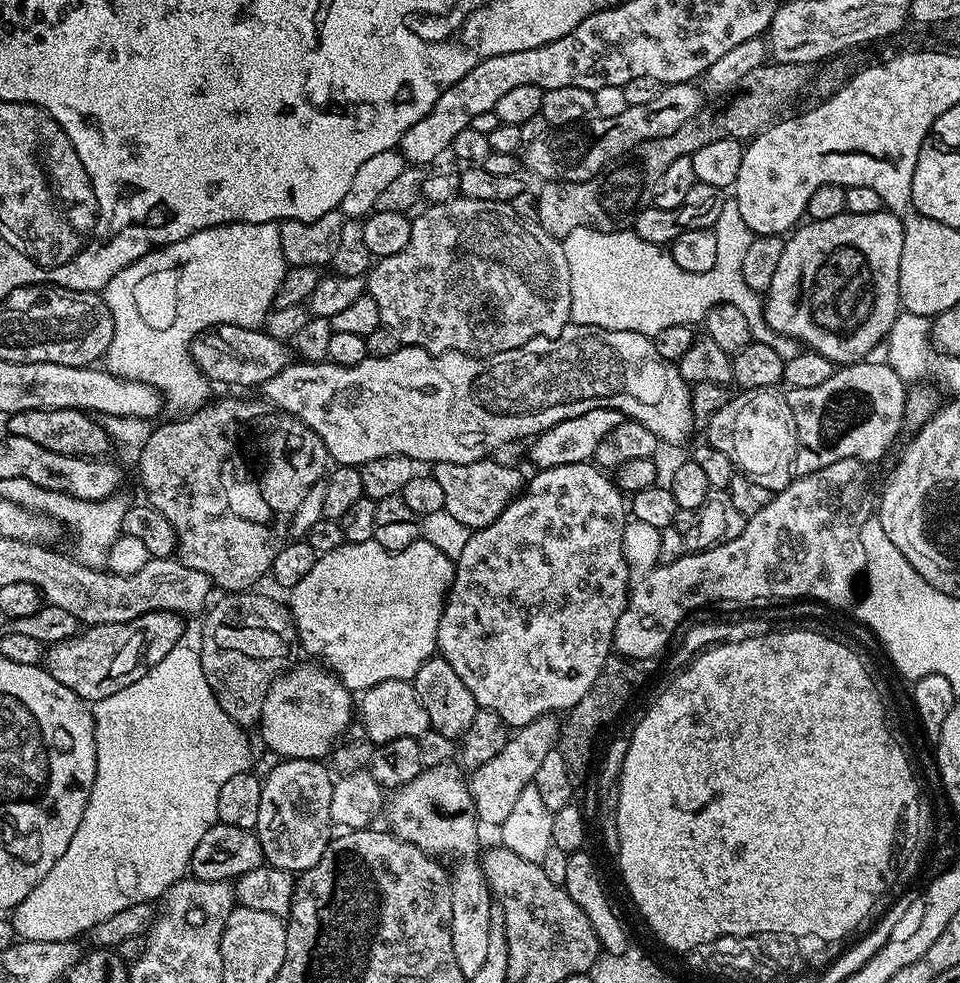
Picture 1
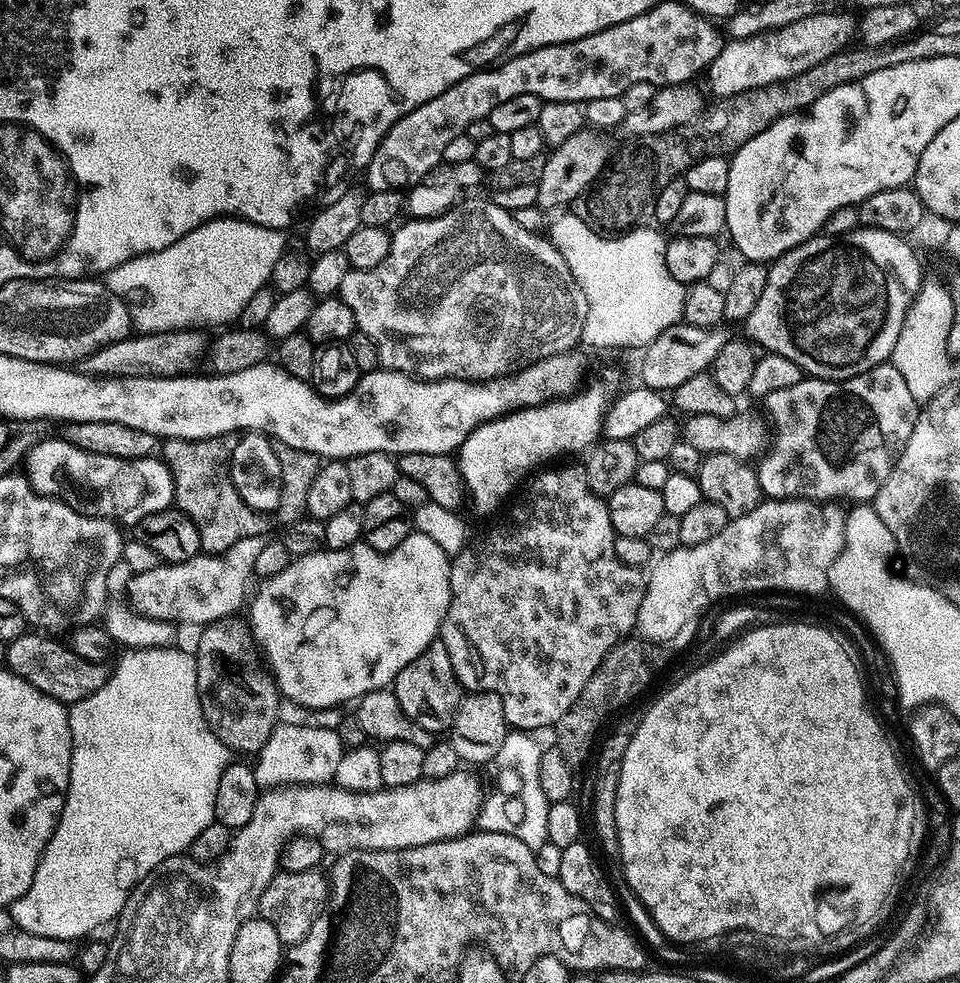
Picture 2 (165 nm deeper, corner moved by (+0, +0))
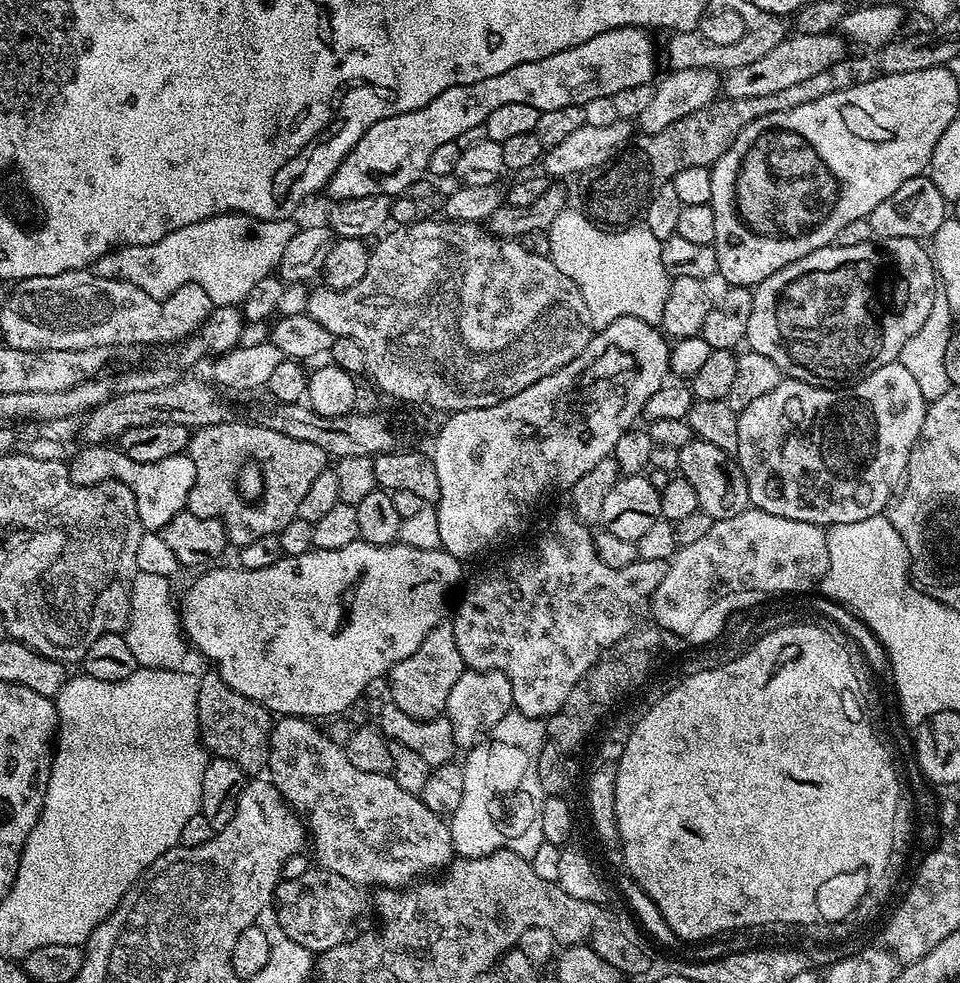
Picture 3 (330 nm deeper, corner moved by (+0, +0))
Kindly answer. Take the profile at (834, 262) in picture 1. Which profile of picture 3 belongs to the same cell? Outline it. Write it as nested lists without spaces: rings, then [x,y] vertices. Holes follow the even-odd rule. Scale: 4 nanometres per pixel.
[[[894,238],[890,246],[875,248],[875,243],[869,242],[858,246],[842,246],[835,242],[822,250],[814,250],[814,254],[806,254],[806,258],[798,258],[798,262],[790,262],[790,266],[782,266],[778,274],[770,274],[760,284],[755,285],[752,297],[754,310],[750,310],[750,326],[746,326],[746,344],[749,349],[770,358],[774,366],[789,380],[801,380],[807,384],[815,384],[817,388],[835,388],[848,386],[857,380],[863,380],[874,370],[887,364],[897,363],[900,359],[902,346],[918,334],[922,322],[926,322],[926,314],[930,314],[930,305],[934,303],[934,290],[938,286],[936,271],[932,265],[929,249],[919,240],[910,238]]]

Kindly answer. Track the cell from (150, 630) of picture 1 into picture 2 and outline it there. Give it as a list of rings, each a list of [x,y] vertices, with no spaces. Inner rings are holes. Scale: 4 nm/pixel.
[[[28,630],[13,640],[7,641],[8,661],[6,667],[18,678],[30,682],[39,692],[45,692],[55,700],[71,706],[82,698],[94,694],[106,681],[110,672],[99,660],[87,660],[68,647],[67,643],[51,640],[51,635],[41,634],[36,630]]]

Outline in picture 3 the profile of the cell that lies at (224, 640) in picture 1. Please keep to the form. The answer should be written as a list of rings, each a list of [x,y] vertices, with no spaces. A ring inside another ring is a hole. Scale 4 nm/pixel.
[[[208,671],[200,676],[196,703],[196,721],[205,749],[213,757],[221,756],[236,762],[245,774],[263,773],[268,762],[268,747],[272,741],[273,713],[258,702],[238,694],[221,678],[219,672]]]

